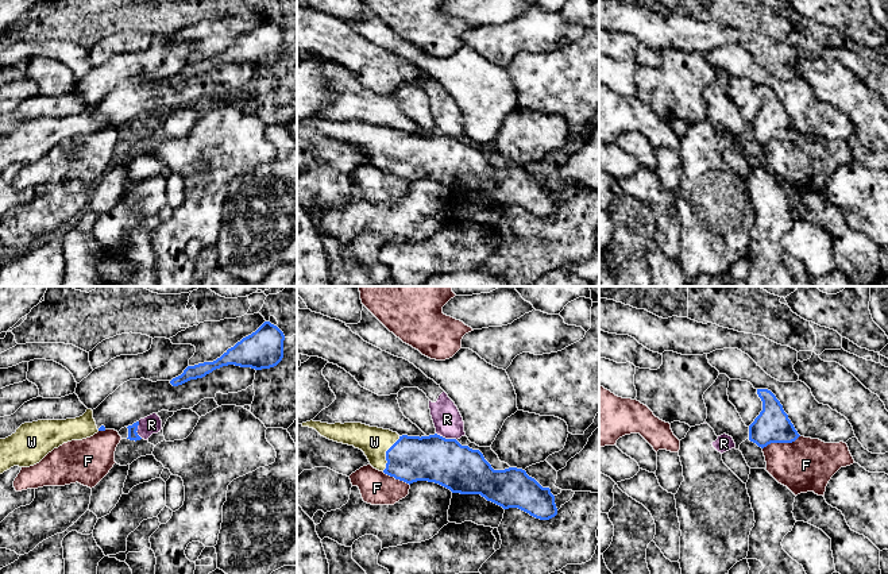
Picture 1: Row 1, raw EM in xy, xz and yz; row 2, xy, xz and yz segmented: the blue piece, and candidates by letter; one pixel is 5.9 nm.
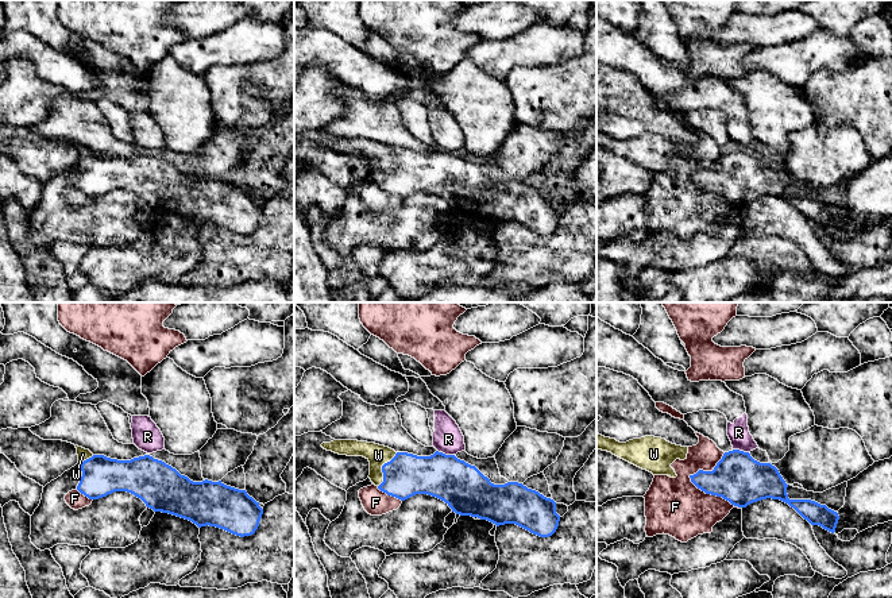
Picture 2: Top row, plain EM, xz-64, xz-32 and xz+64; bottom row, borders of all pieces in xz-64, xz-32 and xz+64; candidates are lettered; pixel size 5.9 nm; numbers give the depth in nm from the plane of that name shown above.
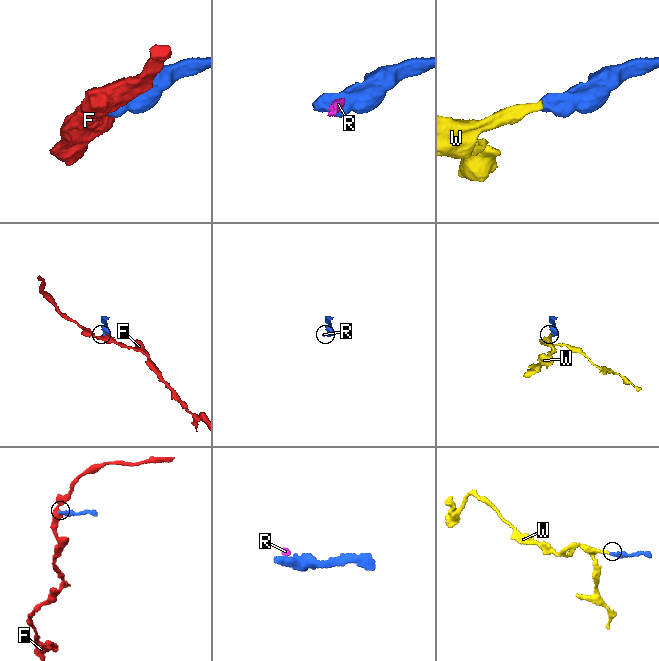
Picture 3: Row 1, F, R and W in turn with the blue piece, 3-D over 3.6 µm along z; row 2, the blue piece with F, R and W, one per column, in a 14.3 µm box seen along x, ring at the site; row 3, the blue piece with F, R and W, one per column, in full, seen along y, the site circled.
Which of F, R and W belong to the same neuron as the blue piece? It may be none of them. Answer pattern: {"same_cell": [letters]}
{"same_cell": ["W"]}

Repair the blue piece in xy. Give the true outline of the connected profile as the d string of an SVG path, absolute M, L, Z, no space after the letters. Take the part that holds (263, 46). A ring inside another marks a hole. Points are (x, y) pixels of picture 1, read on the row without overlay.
M265 19L255 30L243 35L216 58L188 63L170 81L178 84L190 77L202 76L213 68L228 62L255 68L274 65L283 55L283 38L283 30L270 19Z

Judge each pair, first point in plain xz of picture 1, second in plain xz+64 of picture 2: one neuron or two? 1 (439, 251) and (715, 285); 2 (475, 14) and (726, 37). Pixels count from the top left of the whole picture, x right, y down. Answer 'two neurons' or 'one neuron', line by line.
1: one neuron
2: one neuron

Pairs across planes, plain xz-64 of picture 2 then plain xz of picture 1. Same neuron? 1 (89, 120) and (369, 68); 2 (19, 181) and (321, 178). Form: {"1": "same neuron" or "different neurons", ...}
{"1": "different neurons", "2": "same neuron"}

